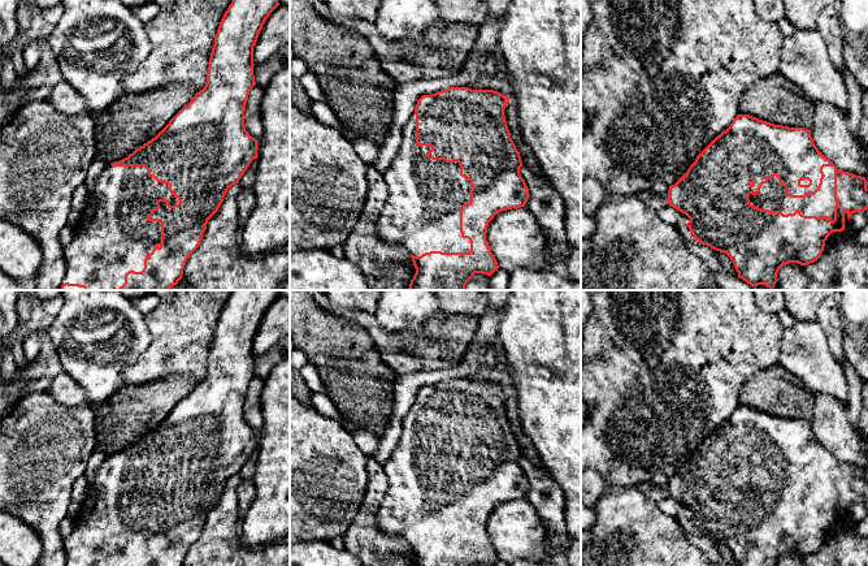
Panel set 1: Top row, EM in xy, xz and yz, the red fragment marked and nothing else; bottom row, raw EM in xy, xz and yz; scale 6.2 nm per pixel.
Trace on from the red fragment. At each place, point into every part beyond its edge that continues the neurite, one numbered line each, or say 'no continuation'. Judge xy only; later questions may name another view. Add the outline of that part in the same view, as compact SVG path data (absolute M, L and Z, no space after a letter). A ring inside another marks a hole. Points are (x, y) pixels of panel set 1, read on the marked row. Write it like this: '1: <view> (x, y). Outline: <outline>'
1: xy (113, 236). Outline: M105 165L96 180L87 207L81 212L73 241L64 246L66 272L62 284L86 285L88 290L114 290L125 284L125 275L129 271L142 272L146 256L152 252L156 243L159 247L161 243L161 222L147 220L151 211L157 207L159 199L166 199L170 206L179 203L169 191L169 185L149 177L144 167Z

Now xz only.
1: xz (421, 212). Outline: M416 115L403 128L402 144L383 173L389 196L377 219L377 236L421 256L430 251L469 252L470 242L460 233L460 208L470 202L470 181L460 176L457 161L446 163L426 156L430 146L416 144Z

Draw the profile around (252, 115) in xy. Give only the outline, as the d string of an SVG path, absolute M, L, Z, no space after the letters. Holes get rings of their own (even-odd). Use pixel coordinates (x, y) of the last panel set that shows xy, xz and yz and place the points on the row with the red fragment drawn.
M255 85L249 91L244 111L246 130L257 142L261 139L264 131L262 117L261 117L262 98L264 98L264 88Z

